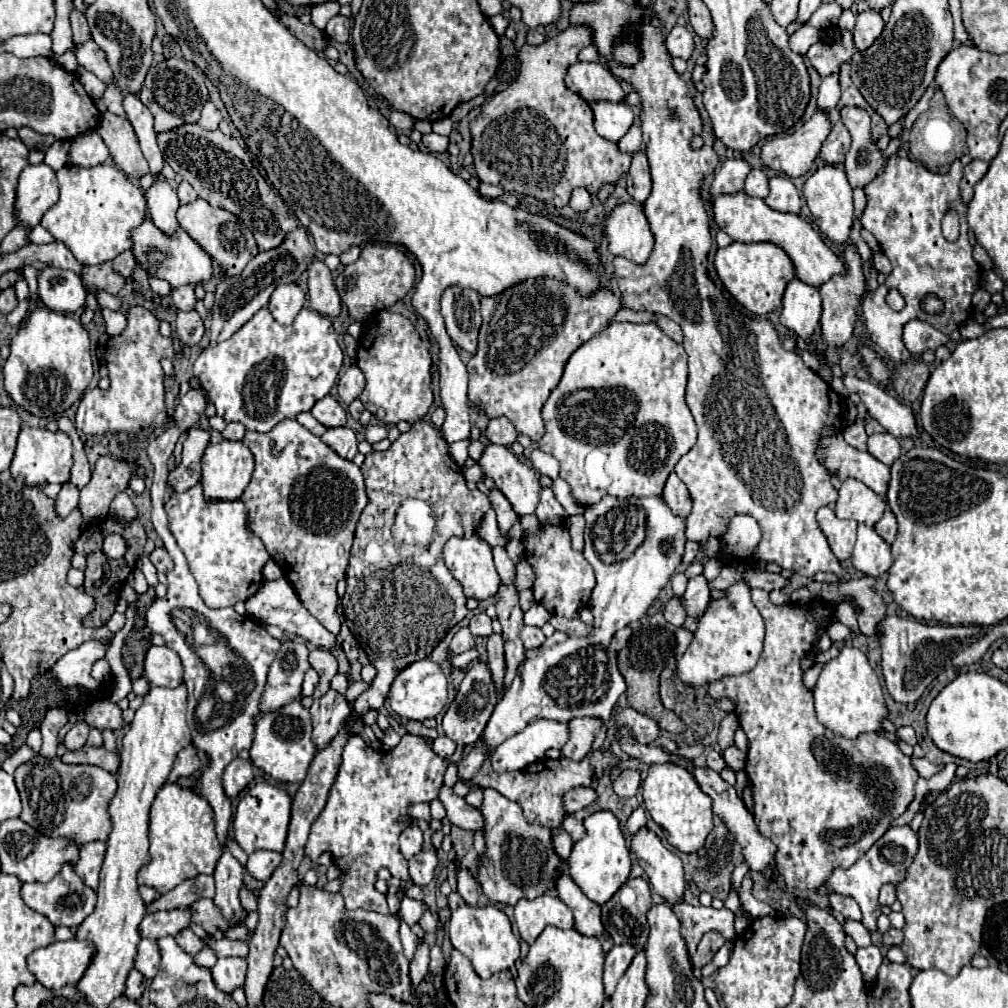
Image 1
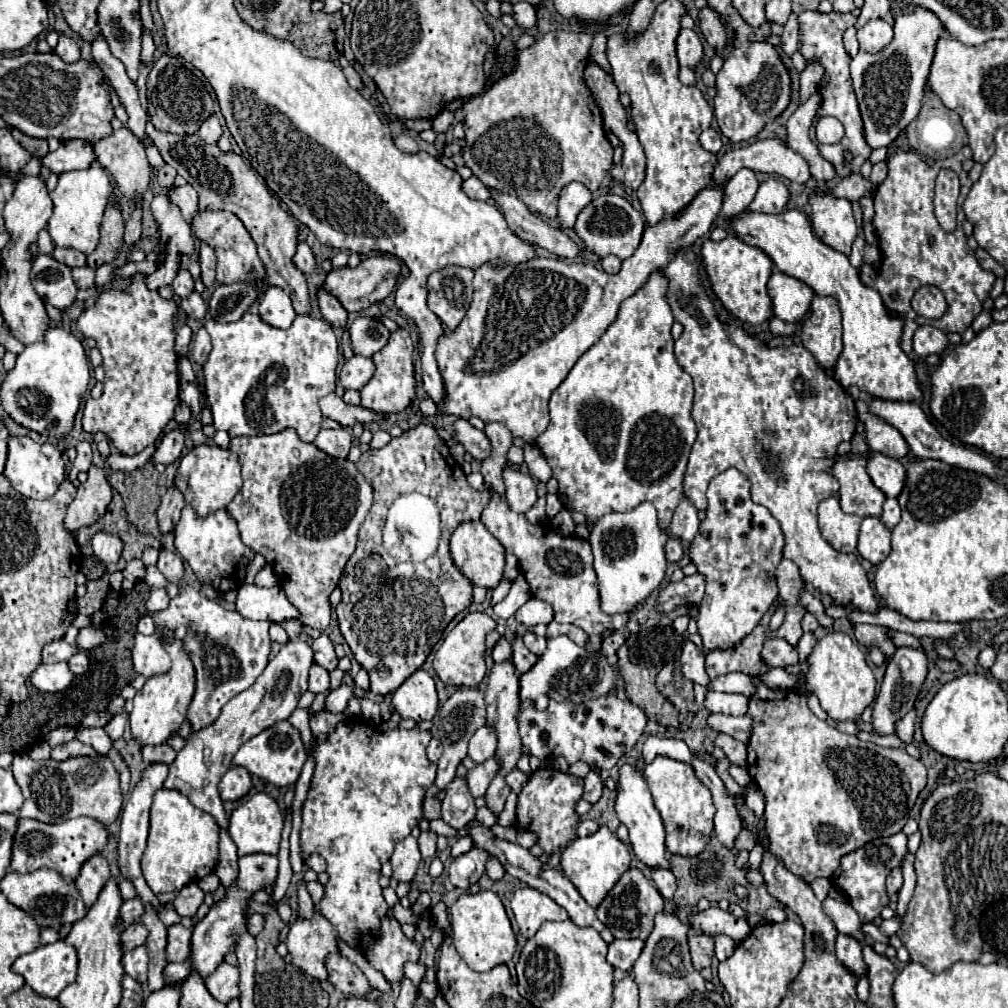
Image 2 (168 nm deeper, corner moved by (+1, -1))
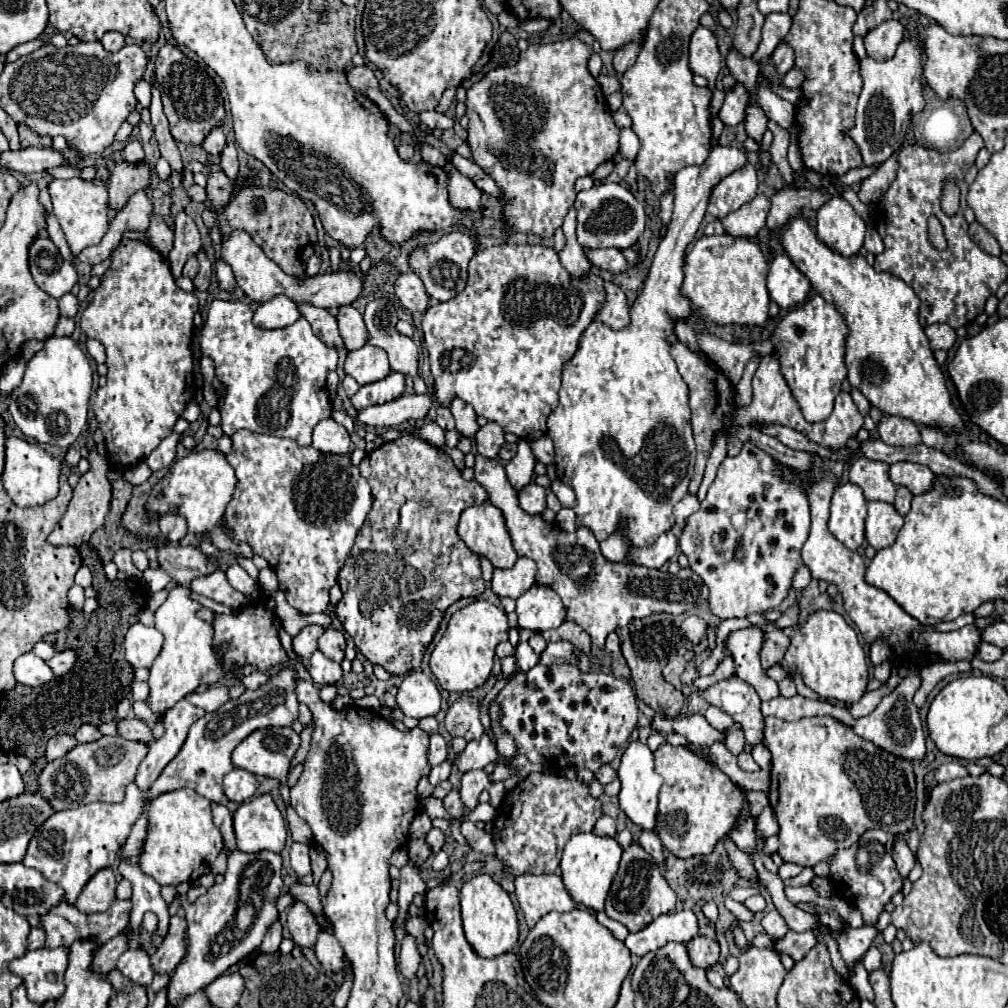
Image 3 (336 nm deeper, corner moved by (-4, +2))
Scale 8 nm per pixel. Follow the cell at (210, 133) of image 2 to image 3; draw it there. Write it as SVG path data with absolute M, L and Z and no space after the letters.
M214 128L214 130L206 136L202 148L204 148L206 154L210 154L210 156L218 156L218 154L224 150L224 144L226 144L226 136L224 136L222 128Z

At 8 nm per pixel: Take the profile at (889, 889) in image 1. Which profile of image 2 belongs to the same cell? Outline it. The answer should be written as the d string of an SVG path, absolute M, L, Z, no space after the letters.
M893 869L887 877L887 893L889 895L895 895L903 885L903 877L901 877L901 871L899 869Z

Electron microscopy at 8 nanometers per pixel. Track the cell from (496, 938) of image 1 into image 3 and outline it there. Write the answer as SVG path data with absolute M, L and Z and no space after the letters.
M488 874L472 876L468 882L464 882L460 890L460 904L466 938L480 956L494 958L504 952L512 952L518 942L518 918L510 896L502 890L498 882L494 882Z

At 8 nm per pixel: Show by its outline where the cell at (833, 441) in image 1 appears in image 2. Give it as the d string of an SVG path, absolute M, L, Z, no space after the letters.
M871 453L867 459L867 473L877 489L881 489L887 497L897 497L903 489L905 467L891 457L881 453Z

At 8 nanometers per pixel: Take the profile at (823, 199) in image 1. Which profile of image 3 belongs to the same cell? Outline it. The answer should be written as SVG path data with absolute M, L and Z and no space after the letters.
M830 198L816 214L818 238L842 256L856 256L864 242L864 220L842 198Z

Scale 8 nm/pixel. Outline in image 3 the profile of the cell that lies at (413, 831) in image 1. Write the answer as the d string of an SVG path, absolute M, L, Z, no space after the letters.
M408 862L402 868L402 876L400 876L400 886L398 886L398 916L392 922L394 928L398 928L406 918L408 918L408 906L412 904L414 894L424 894L428 888L424 884L424 880L418 876L418 866L414 866L412 862Z

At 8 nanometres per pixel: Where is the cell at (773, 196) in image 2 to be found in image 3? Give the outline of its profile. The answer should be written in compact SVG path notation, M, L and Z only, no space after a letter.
M756 196L748 204L740 206L736 212L730 212L720 222L726 234L736 238L754 238L760 228L764 228L770 200L766 196Z

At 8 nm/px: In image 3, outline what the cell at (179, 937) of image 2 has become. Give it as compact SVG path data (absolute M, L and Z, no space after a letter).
M180 916L170 918L170 930L162 942L162 946L150 956L152 960L152 970L156 974L172 974L174 968L180 964L184 956L184 930L186 930L186 920Z

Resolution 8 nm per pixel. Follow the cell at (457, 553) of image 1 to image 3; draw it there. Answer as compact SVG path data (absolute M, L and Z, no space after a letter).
M490 500L462 512L458 534L474 554L484 554L496 568L512 568L518 558L504 514Z

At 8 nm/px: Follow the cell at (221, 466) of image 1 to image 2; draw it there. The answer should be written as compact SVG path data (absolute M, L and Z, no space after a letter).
M199 445L199 447L193 447L181 459L179 471L175 475L175 485L185 495L185 501L201 517L207 517L207 515L215 513L217 509L227 507L227 503L231 503L231 499L239 493L241 483L243 483L243 479L241 479L239 457L233 451L223 449L219 445Z

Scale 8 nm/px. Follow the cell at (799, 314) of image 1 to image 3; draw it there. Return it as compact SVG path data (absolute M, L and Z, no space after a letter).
M782 254L770 262L768 292L770 292L770 298L782 310L790 310L806 300L806 296L810 292L810 282L794 266L794 262L786 254Z

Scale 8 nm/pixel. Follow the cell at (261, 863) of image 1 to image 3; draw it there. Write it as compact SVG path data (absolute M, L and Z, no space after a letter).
M234 850L228 856L224 880L220 884L210 886L208 892L196 900L196 904L192 902L186 906L190 950L170 978L168 1000L172 1004L180 1002L188 994L206 988L226 968L230 968L232 964L236 964L262 944L264 934L278 920L276 900L280 898L284 888L280 870L282 870L280 854L274 852L246 854Z

